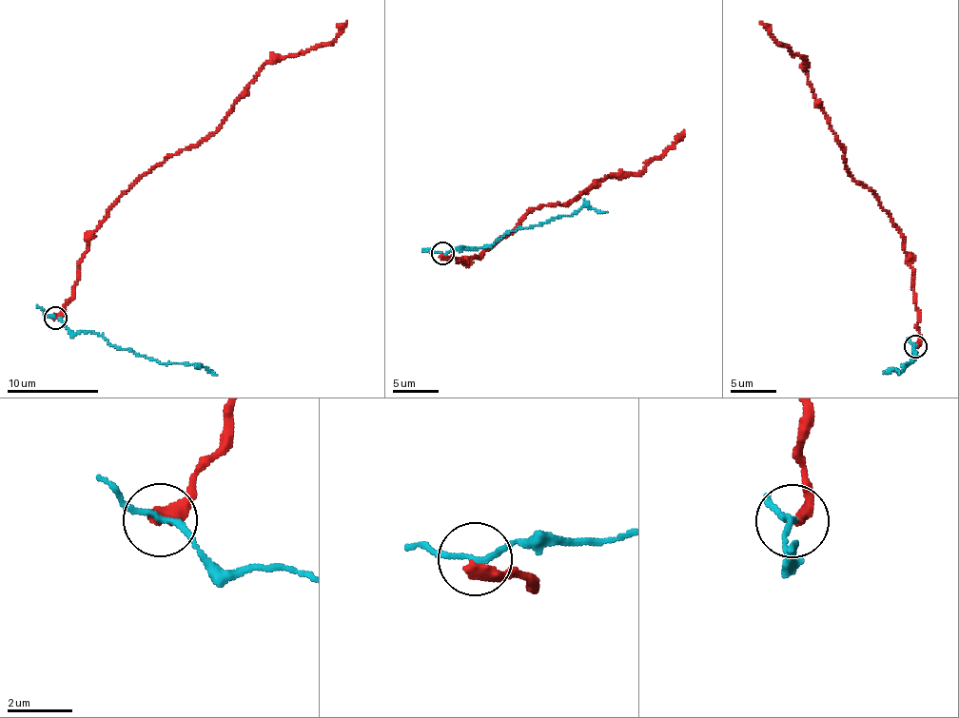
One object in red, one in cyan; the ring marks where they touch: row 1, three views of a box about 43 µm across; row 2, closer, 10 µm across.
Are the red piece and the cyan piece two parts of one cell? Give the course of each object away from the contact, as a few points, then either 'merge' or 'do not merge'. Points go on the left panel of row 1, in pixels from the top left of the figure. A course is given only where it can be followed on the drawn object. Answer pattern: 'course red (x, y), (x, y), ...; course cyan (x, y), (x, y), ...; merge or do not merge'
course red (54, 318), (72, 296), (77, 261), (107, 212), (166, 158), (206, 141), (268, 61), (328, 45), (346, 21); course cyan (54, 318), (73, 333), (93, 331), (122, 349), (162, 363), (195, 364), (217, 375); do not merge

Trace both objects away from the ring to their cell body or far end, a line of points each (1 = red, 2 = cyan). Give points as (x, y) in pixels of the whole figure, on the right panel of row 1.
1: (915, 345), (914, 275), (901, 232), (852, 176), (815, 100), (805, 59), (778, 45), (760, 21)
2: (915, 345), (913, 358), (915, 351), (916, 354), (904, 368), (898, 373), (898, 369), (890, 369), (899, 374)

